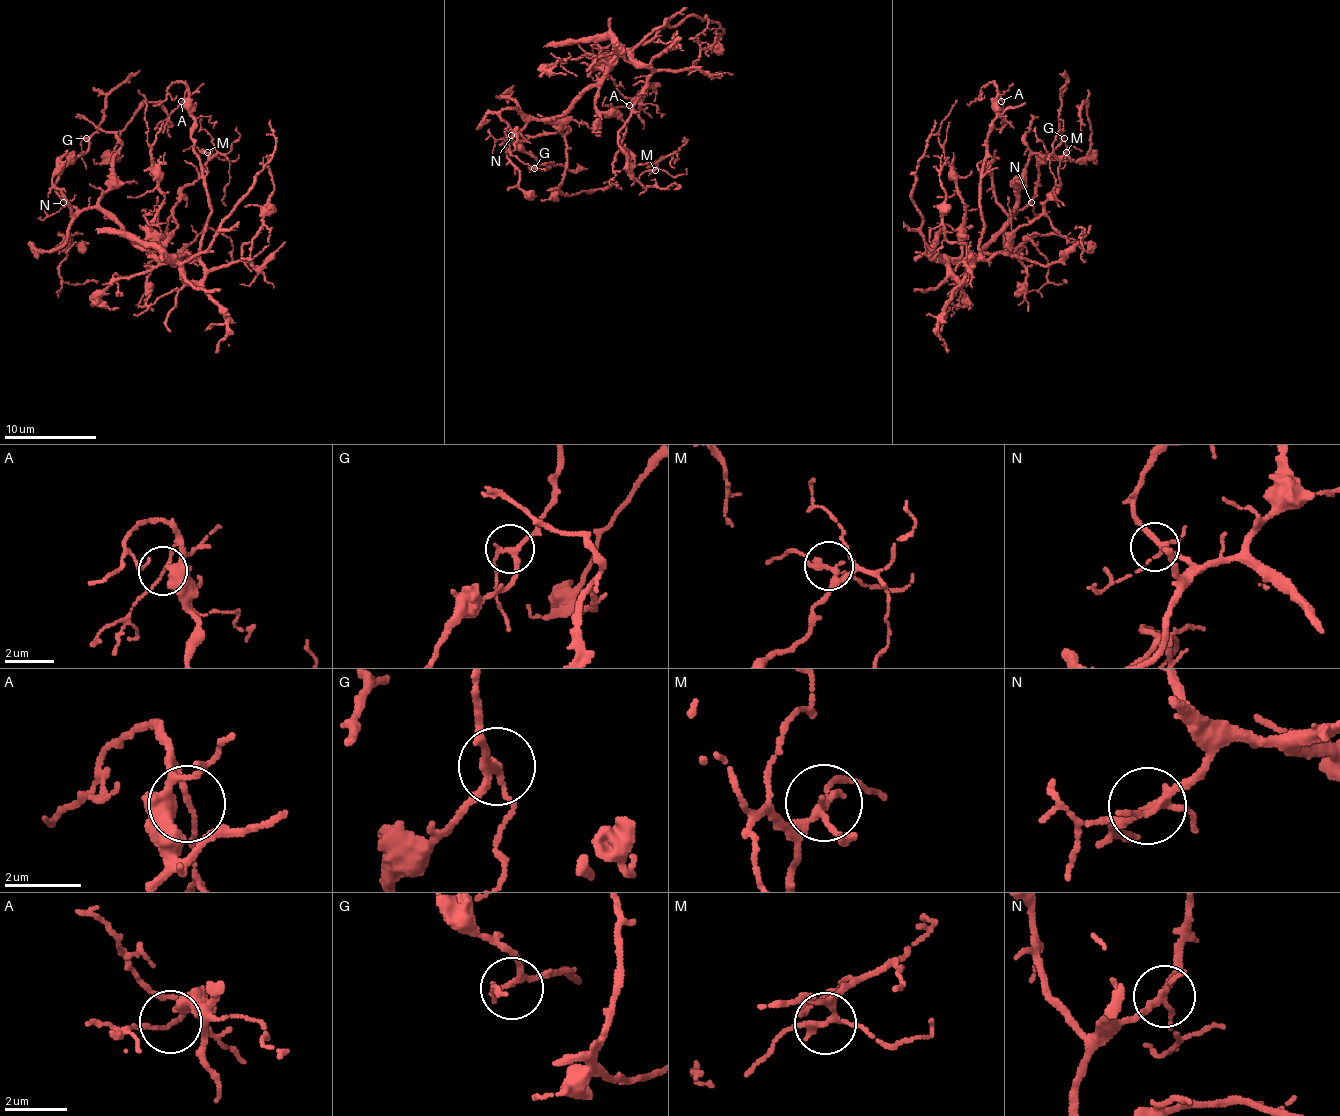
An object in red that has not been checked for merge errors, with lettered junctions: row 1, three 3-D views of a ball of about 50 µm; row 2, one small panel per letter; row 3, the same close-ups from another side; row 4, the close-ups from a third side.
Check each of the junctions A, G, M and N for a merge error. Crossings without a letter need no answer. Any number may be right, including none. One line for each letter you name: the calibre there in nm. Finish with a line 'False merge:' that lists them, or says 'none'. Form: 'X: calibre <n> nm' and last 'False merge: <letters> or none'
False merge: none

